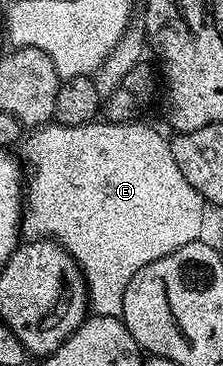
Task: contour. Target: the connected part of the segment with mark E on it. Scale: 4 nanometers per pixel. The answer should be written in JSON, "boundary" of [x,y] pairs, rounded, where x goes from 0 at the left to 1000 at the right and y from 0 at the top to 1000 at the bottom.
{"boundary":[[[475,325],[381,342],[220,336],[170,350],[152,374],[117,372],[90,399],[90,426],[121,454],[99,639],[130,653],[256,658],[318,694],[381,757],[404,847],[439,866],[538,866],[552,803],[605,749],[641,740],[659,719],[695,719],[695,708],[731,708],[731,697],[888,656],[919,615],[928,552],[803,467],[785,423],[767,423],[762,377],[668,342],[614,339]]]}

